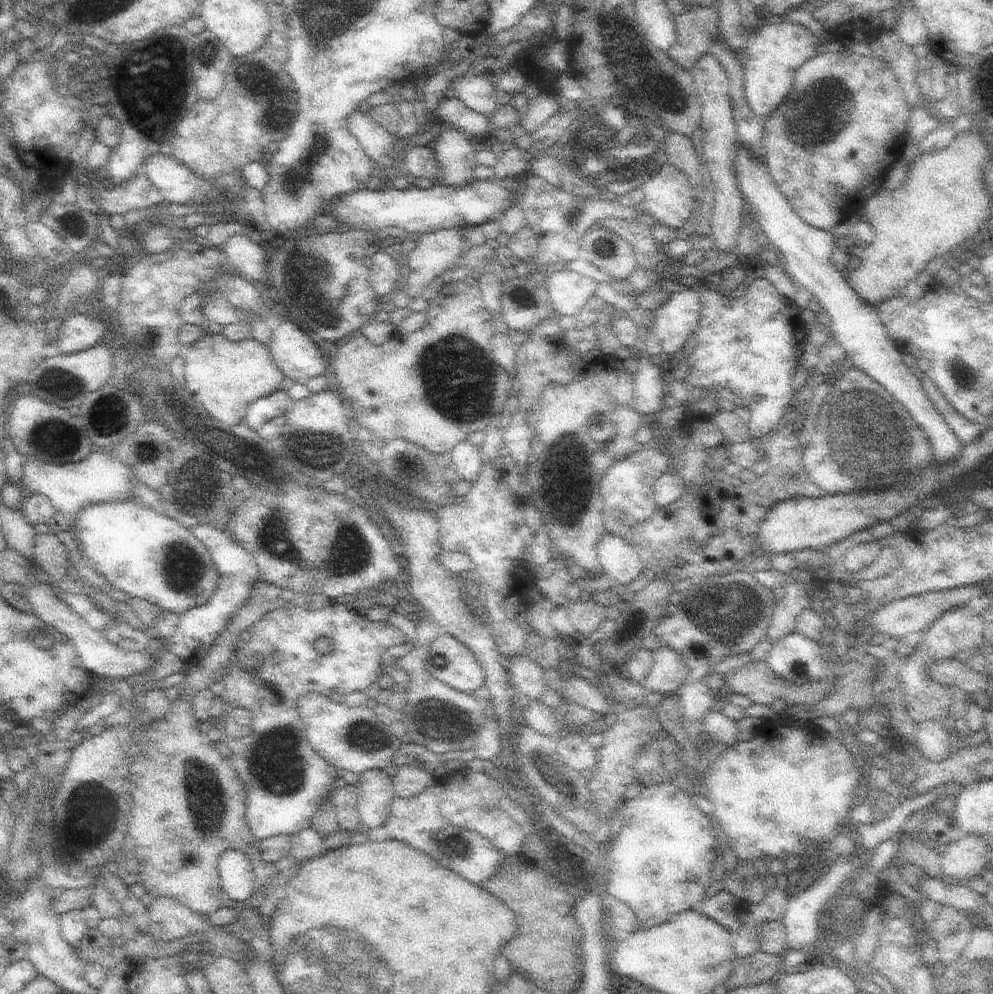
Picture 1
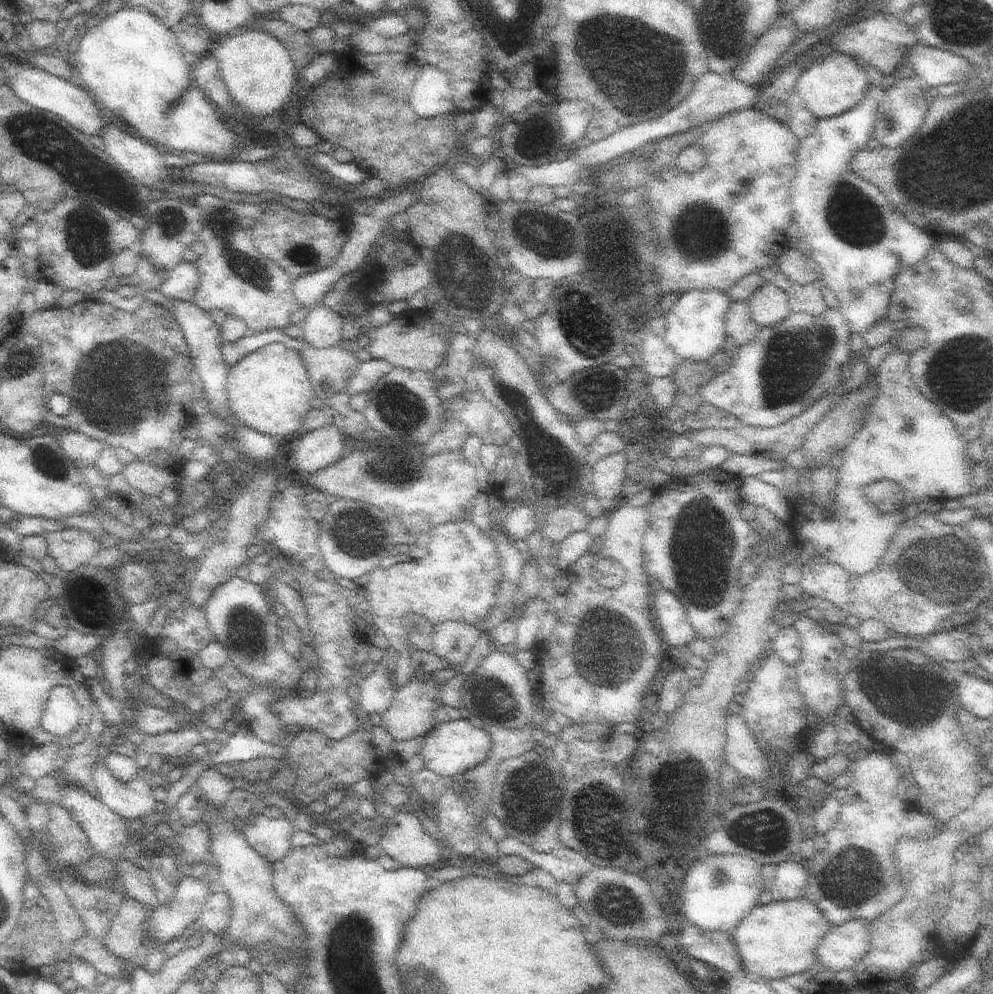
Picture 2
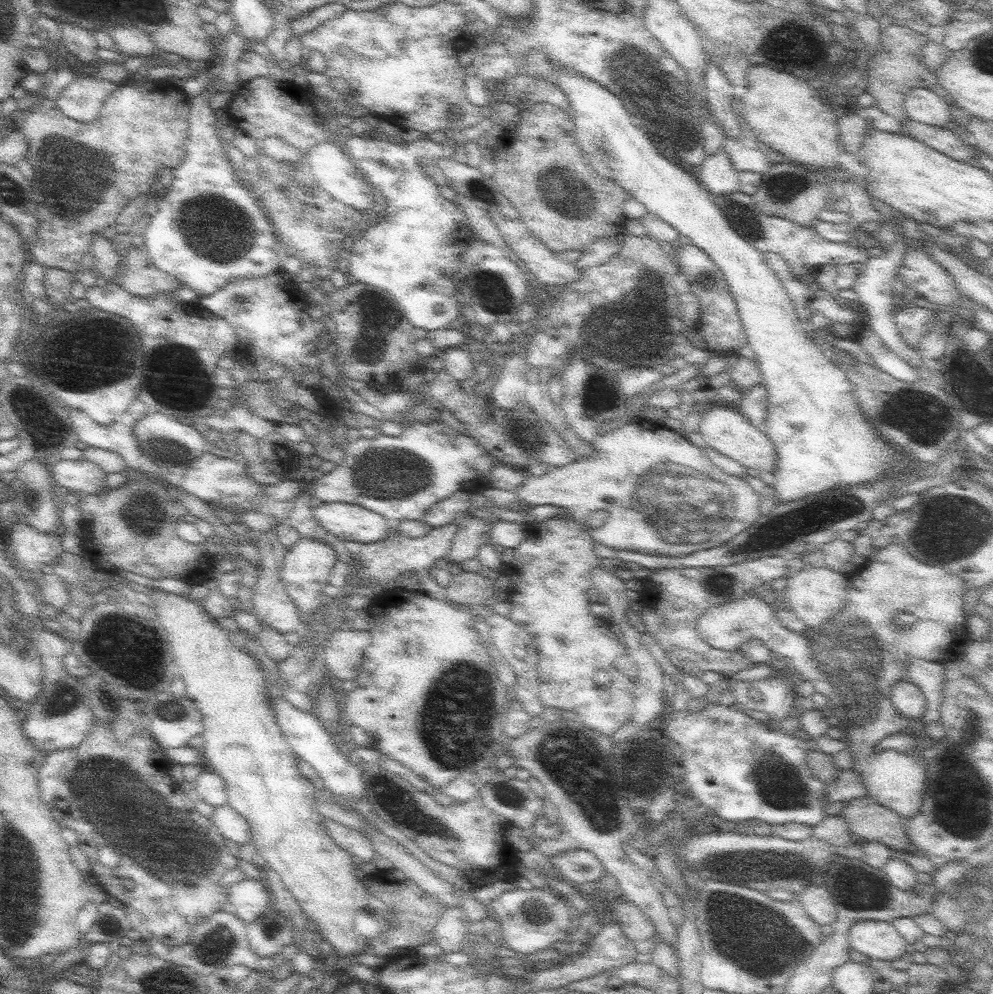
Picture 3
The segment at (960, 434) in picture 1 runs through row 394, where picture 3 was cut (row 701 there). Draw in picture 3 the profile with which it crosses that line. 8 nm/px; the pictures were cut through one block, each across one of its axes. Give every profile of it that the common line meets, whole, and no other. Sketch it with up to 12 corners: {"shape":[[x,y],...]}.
{"shape":[[909,660],[903,680],[927,700],[923,724],[941,722],[943,664]]}

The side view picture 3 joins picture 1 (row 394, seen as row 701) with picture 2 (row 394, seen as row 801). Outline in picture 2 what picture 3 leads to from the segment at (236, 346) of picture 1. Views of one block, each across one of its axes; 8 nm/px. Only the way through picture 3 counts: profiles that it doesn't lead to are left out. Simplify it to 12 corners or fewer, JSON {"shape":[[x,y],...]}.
{"shape":[[267,344],[227,374],[235,416],[303,432],[315,390],[301,354]]}

